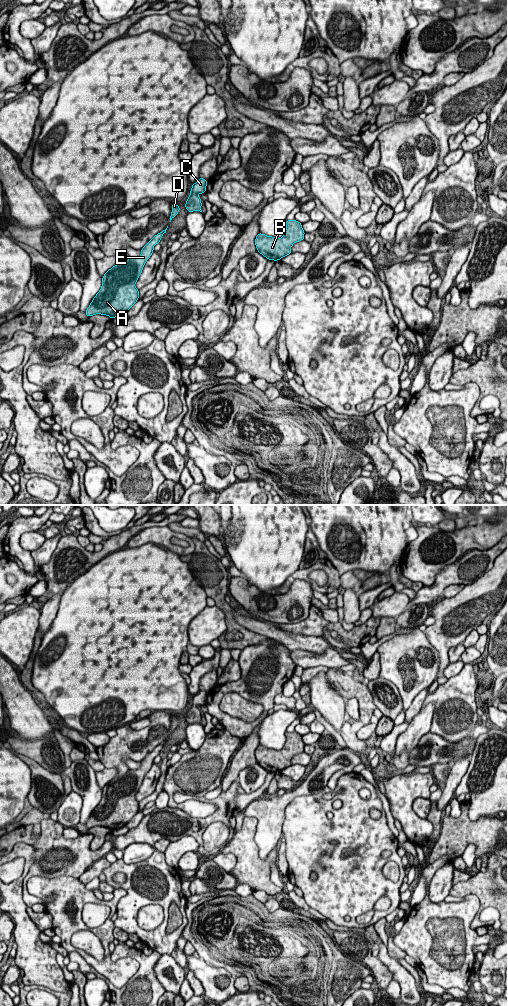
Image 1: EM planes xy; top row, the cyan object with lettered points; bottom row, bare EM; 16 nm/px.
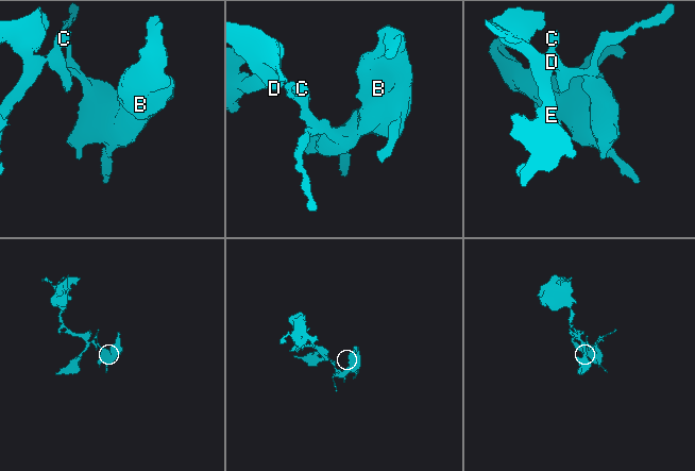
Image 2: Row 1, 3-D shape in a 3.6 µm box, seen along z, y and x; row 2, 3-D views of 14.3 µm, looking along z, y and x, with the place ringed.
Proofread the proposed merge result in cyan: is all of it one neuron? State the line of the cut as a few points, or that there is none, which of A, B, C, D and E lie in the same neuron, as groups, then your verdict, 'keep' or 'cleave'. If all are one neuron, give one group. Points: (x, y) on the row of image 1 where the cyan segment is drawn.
cut none; groups A B C D E; keep

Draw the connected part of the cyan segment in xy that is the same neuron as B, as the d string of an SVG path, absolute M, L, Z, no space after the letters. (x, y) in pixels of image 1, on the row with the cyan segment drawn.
M286 220L286 230L281 238L258 233L255 238L257 251L268 260L278 261L292 253L294 243L304 240L305 232L297 220Z

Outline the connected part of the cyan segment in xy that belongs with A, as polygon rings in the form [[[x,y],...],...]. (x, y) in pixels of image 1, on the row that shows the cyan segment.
[[[167,228],[147,242],[139,257],[130,257],[125,263],[116,264],[103,275],[101,289],[85,312],[88,317],[96,314],[109,316],[111,319],[119,317],[137,302],[139,290],[135,283],[152,255],[154,246],[160,242],[166,230]]]

